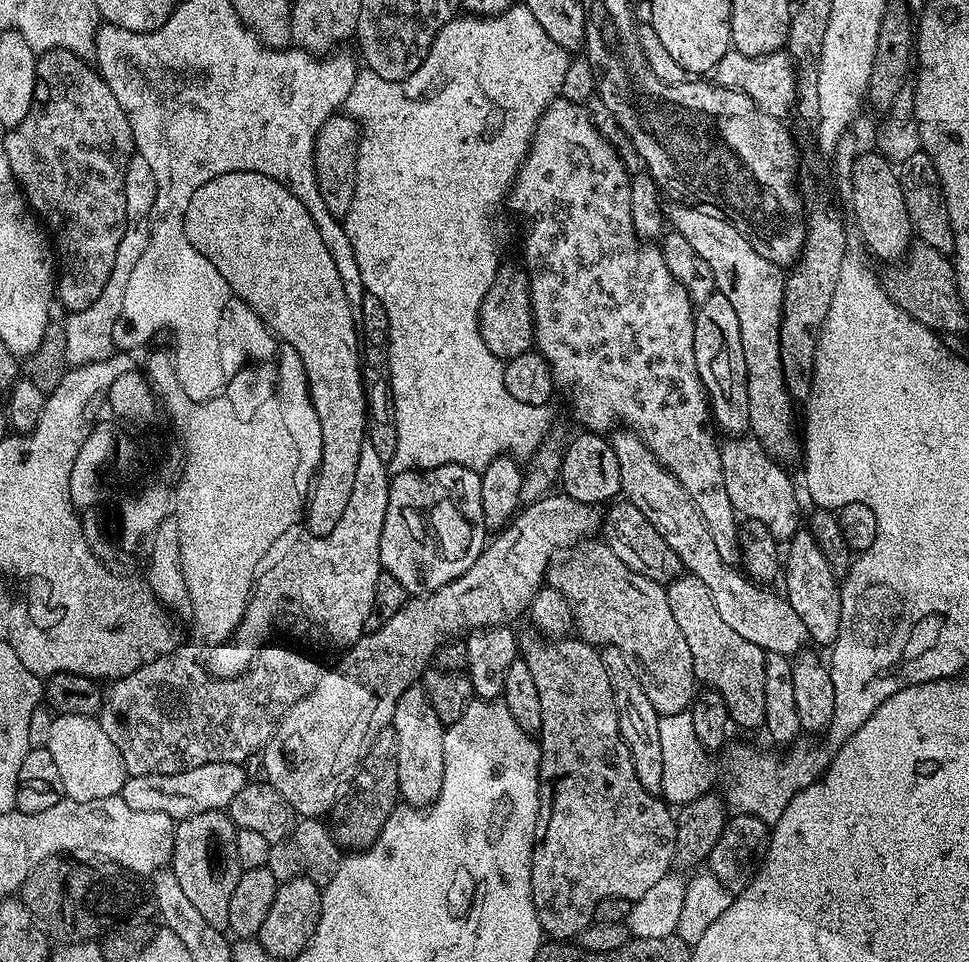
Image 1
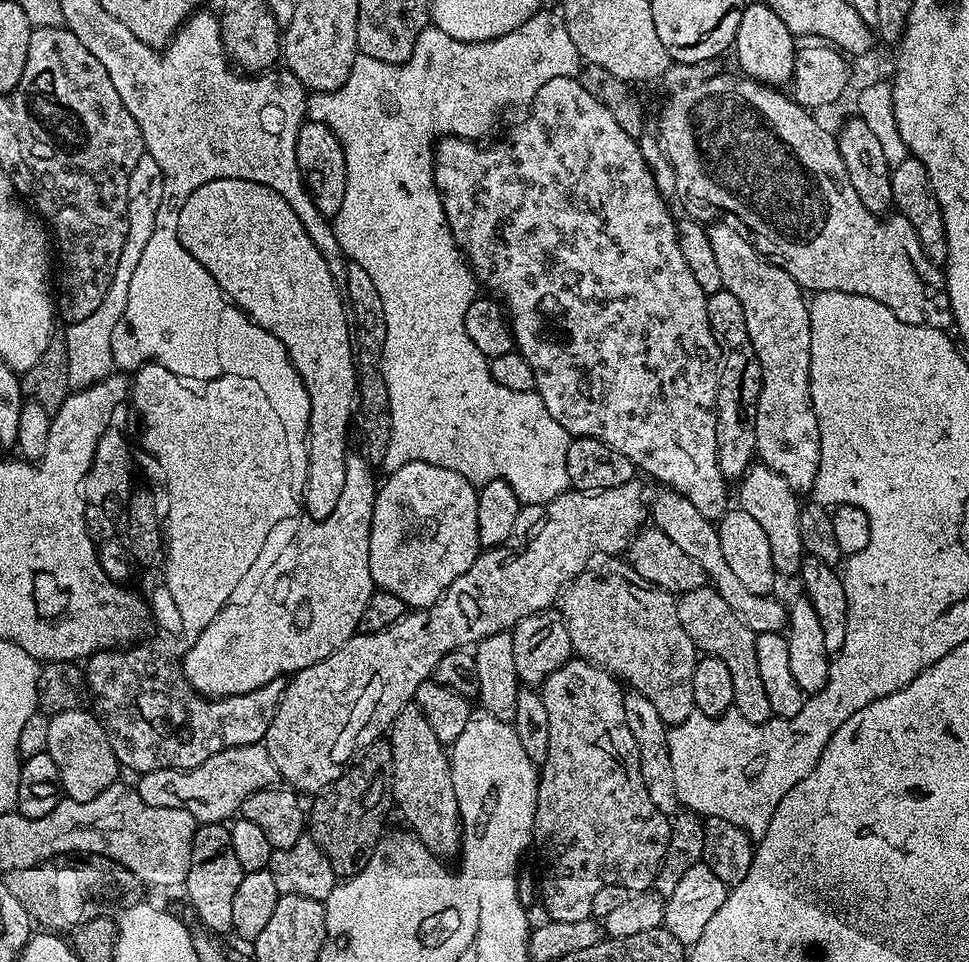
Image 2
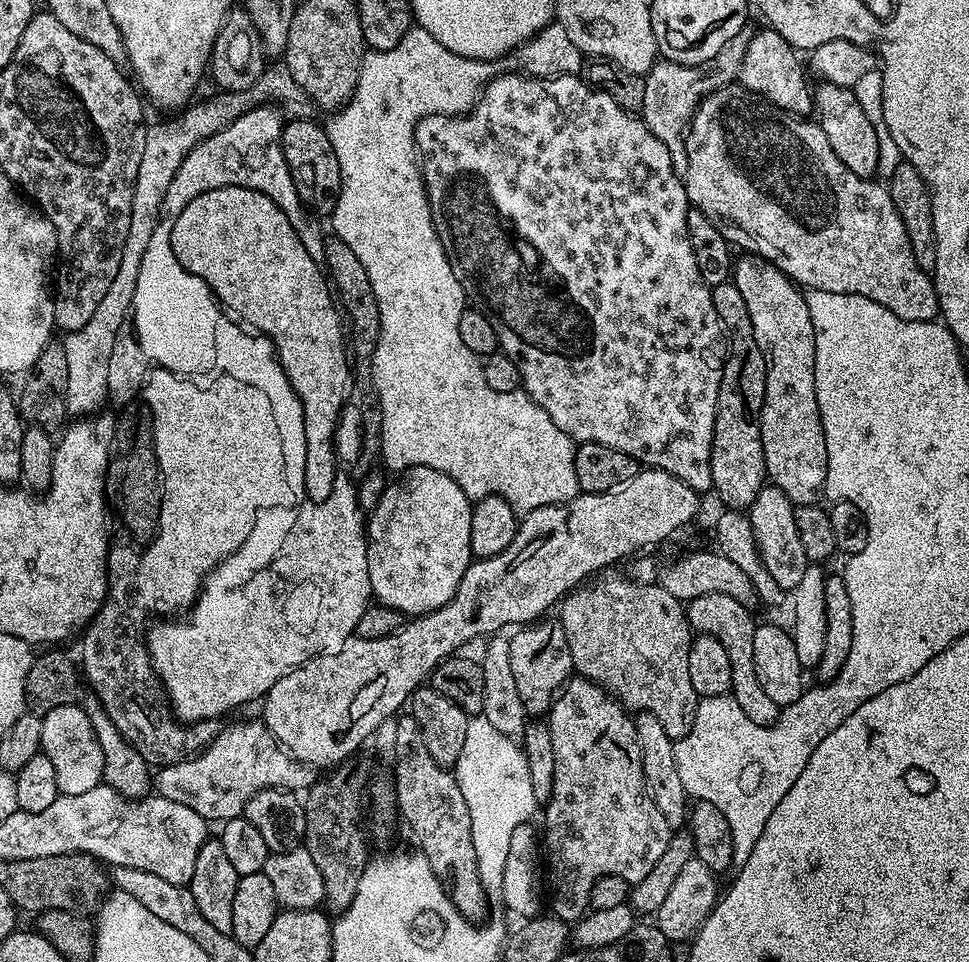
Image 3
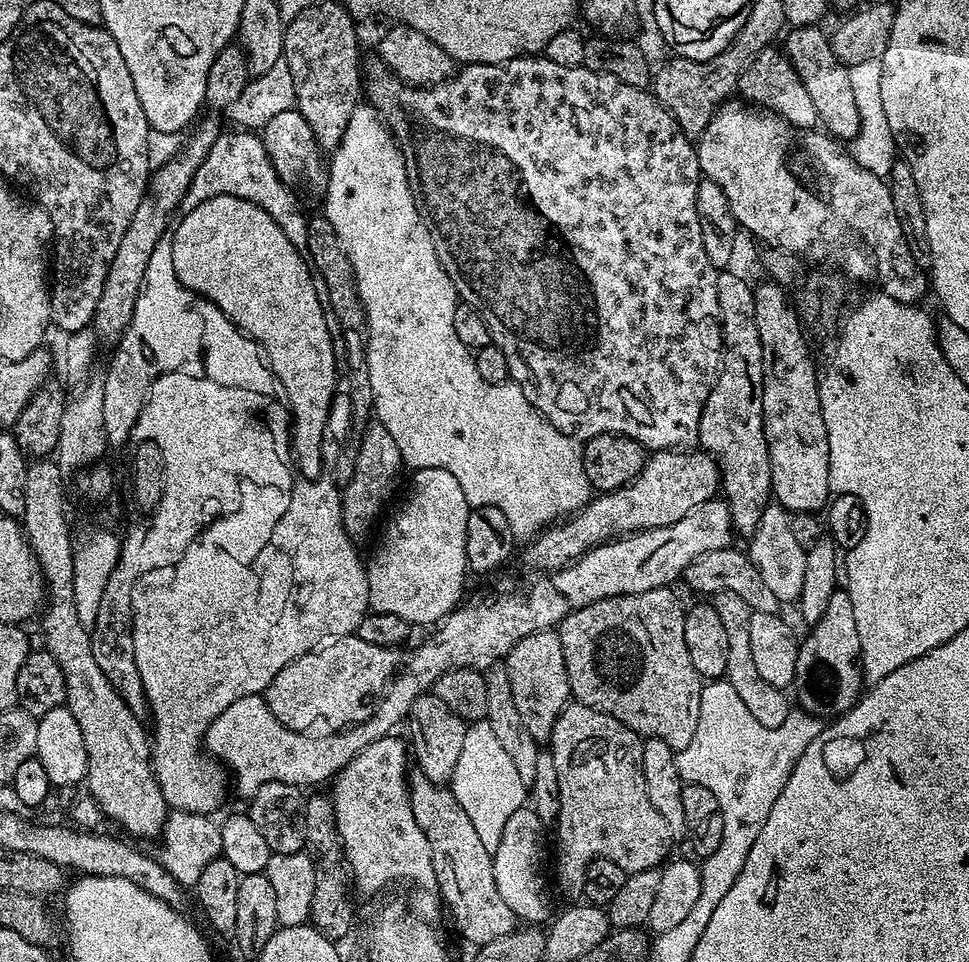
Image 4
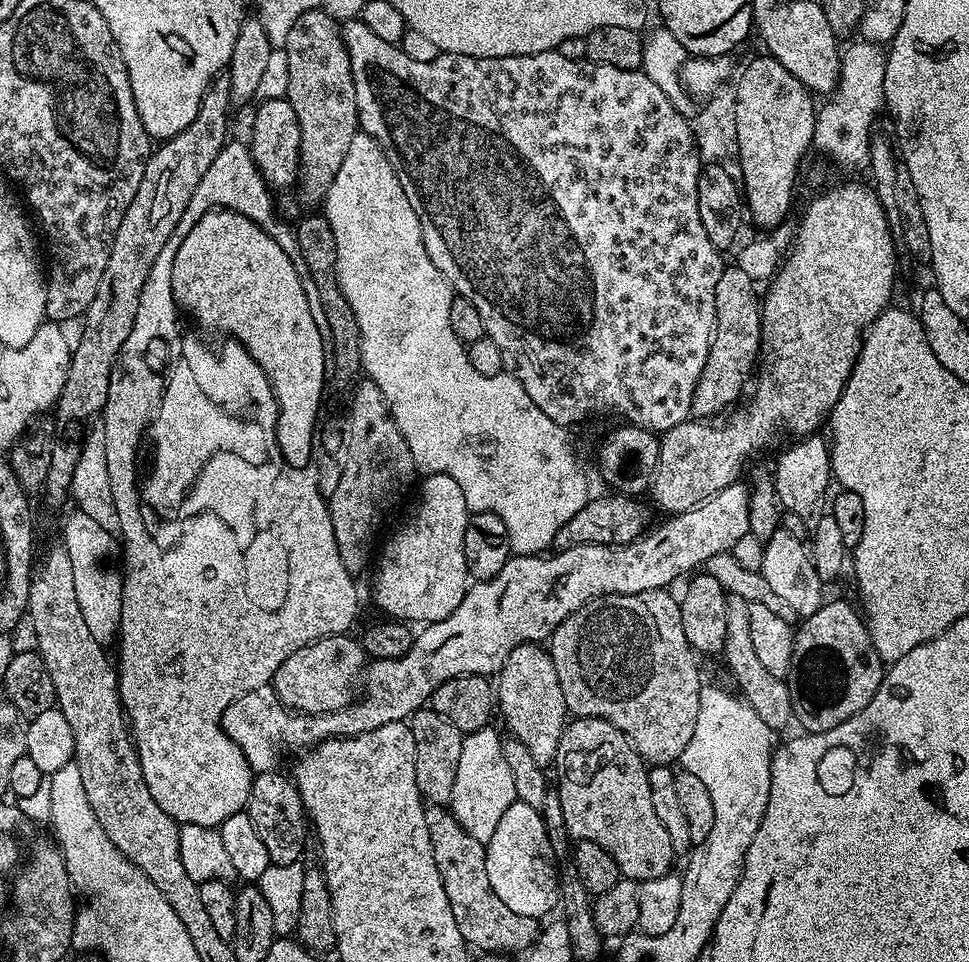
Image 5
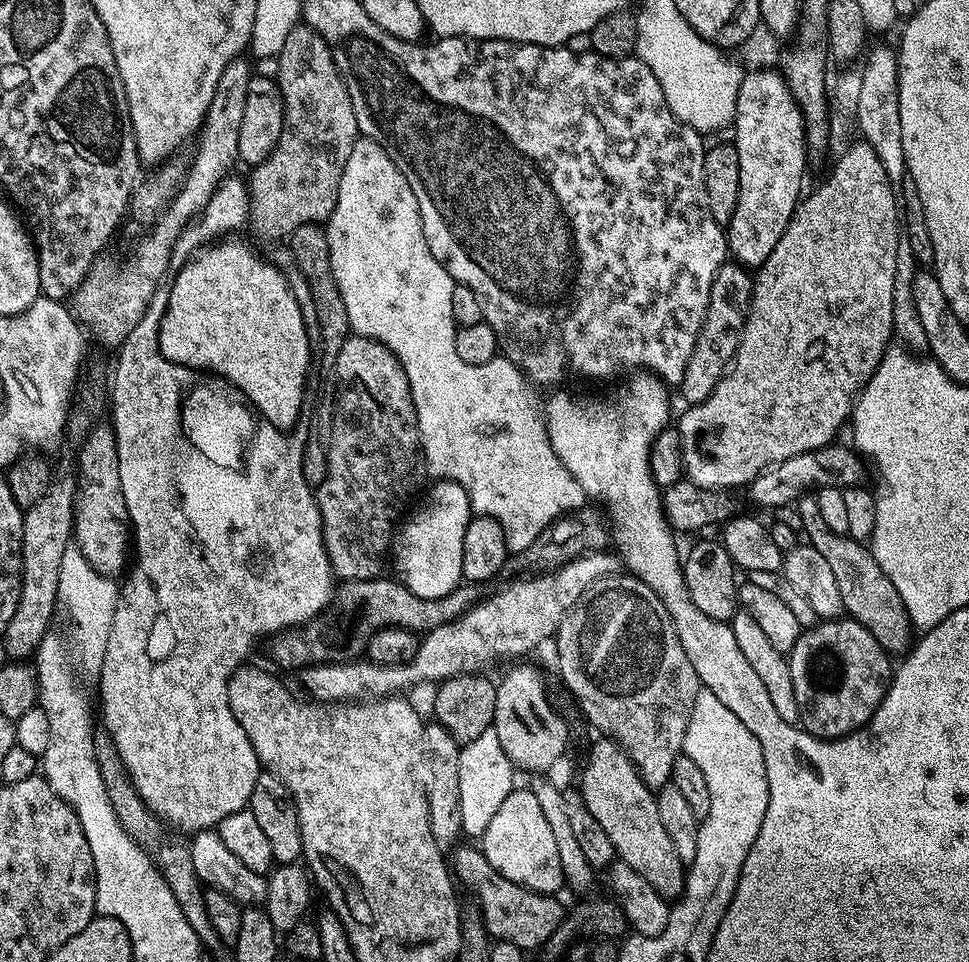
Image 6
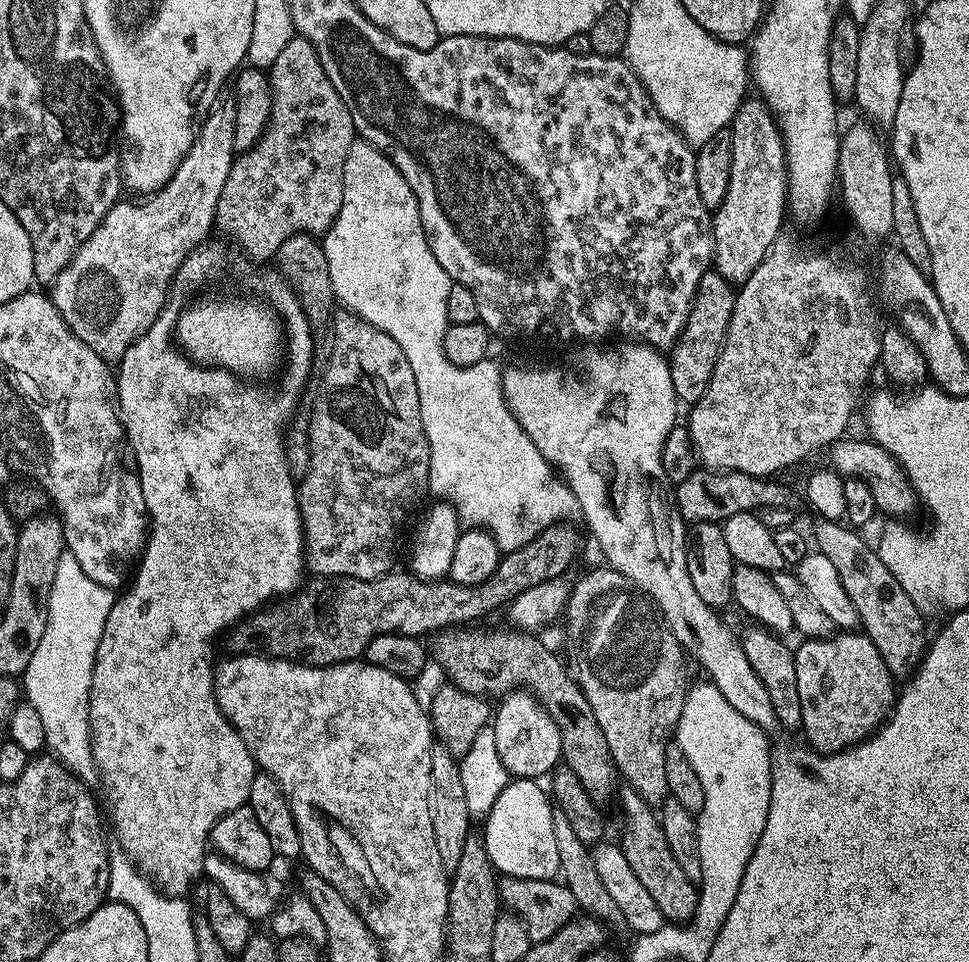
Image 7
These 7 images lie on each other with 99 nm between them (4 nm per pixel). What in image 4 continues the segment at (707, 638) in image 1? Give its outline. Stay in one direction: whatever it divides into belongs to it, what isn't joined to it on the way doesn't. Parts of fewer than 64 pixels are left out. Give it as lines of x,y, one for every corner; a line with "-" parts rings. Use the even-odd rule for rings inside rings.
718,591
714,596
714,607
718,610
718,616
722,618
722,627
726,629
726,646
728,647
728,670
726,679
734,690
738,690
738,698
746,702
746,710
762,722
762,726
767,728
777,728
786,722
790,711
788,700
781,689
770,686
770,682
758,674
757,667
754,666
754,658
750,650
750,618
753,609
738,597
737,594

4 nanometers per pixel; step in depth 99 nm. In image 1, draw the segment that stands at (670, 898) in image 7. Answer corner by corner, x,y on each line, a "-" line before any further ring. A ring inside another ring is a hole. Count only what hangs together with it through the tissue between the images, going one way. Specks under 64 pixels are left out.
535,630
527,631
519,633
518,652
530,668
535,689
538,690
539,705
542,708
542,722
538,731
540,809
532,843
530,890
532,891
534,910
538,914
541,933
548,935
549,932
552,935
549,937
553,941
568,942
578,937
580,932
593,922
592,915
598,902
602,902
606,898
622,898
629,902
642,898
642,894
646,894
646,890
650,890
650,886
654,886
654,882
658,882
673,871
676,858
676,818
673,809
659,795
648,792
646,786
642,786
642,782
638,782
638,774
634,774
634,762
630,758
630,750
626,746
618,726
618,710
614,706
614,690
610,686
610,678
606,675
606,666
602,666
600,652
587,640
545,638

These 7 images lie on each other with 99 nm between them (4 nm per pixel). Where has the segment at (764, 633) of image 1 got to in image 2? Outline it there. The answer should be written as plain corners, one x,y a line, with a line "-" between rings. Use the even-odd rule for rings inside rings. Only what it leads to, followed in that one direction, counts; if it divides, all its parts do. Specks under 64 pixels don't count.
664,490
664,493
651,503
650,514
654,520
656,518
654,521
656,528
667,534
670,541
674,542
679,549
684,550
696,562
701,563
711,587
715,588
718,594
722,594
726,604
734,610
734,614
750,631
757,634
762,632
783,633
785,631
788,623
788,610
785,601
776,600
775,595
752,594
742,586
741,579
726,564
725,555
722,554
722,549
719,546
717,525
705,518
686,497
681,496
679,492

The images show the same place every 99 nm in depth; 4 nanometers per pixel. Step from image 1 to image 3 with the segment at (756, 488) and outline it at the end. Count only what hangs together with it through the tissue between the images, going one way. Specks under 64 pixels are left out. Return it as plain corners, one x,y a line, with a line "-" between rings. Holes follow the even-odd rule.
765,486
760,489
758,498
754,498
746,515
753,524
757,554
760,556
762,566
769,571
778,586
785,590
794,590
798,582
802,582
802,574
806,574
810,562
806,558
806,550
802,550
798,529
794,526
793,502
781,488

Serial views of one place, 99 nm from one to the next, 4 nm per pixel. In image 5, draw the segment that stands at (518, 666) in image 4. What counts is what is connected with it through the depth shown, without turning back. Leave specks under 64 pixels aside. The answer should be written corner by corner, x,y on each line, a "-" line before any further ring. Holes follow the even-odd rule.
536,642
519,644
506,658
498,679
500,684
498,680
494,691
507,731
530,750
534,762
542,766
553,763
570,713
566,698
562,698
562,686
558,686
558,670
554,670
551,651

